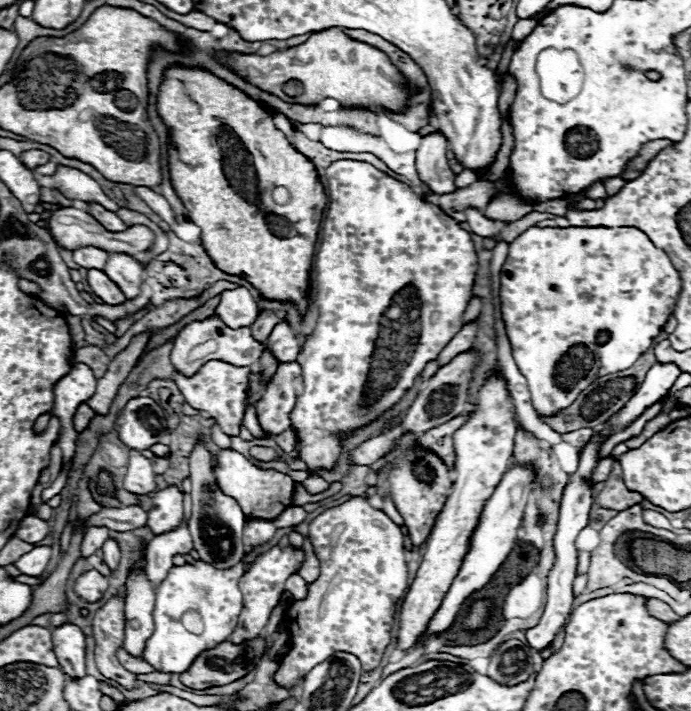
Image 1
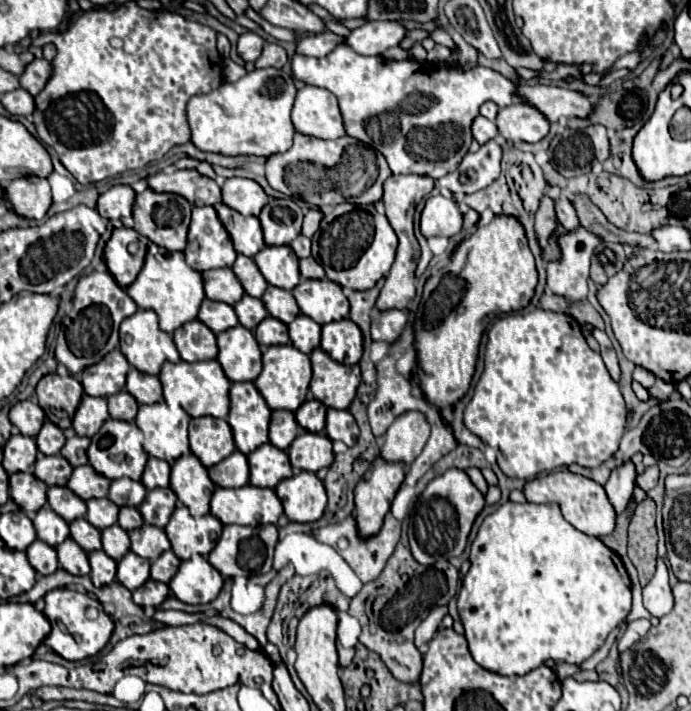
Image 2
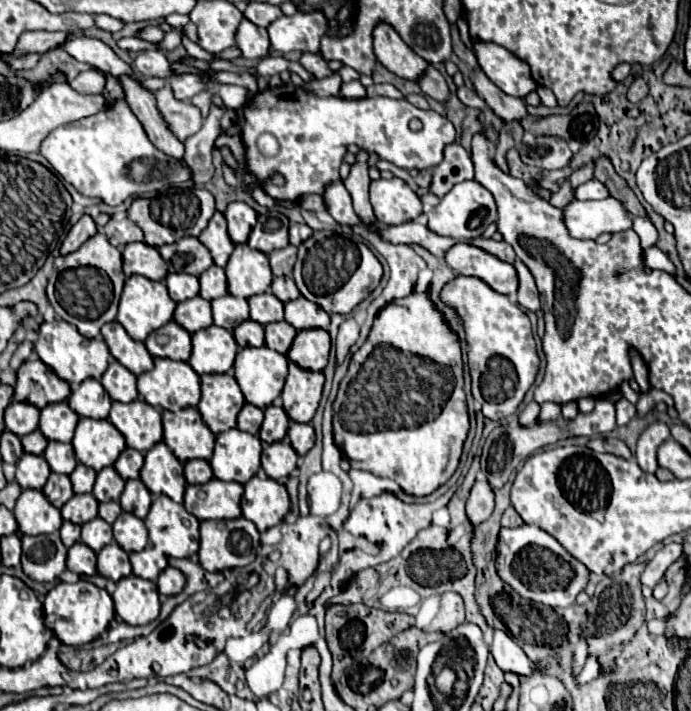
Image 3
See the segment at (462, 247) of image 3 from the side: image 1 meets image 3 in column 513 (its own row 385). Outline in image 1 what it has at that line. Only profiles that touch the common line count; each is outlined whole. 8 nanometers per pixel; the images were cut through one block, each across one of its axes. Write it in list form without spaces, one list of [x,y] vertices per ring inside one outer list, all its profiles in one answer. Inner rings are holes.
[[[298,362],[280,364],[276,374],[266,384],[266,392],[256,404],[258,422],[266,438],[274,438],[290,428],[288,414],[296,402],[296,384],[300,372]]]

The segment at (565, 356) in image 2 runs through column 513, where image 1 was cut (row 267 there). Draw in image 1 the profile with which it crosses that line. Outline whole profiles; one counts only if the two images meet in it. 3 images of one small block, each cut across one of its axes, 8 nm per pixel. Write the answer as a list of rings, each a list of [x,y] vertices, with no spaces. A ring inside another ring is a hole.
[[[336,160],[326,168],[326,180],[328,180],[328,210],[322,222],[322,242],[318,246],[314,270],[316,270],[316,304],[320,308],[320,318],[318,326],[314,330],[314,336],[306,340],[306,344],[300,348],[296,362],[302,368],[302,394],[298,396],[292,412],[290,412],[290,422],[292,430],[296,432],[298,440],[298,456],[306,464],[310,476],[318,476],[318,468],[332,470],[340,458],[340,434],[352,434],[354,430],[372,424],[378,420],[388,408],[400,402],[400,398],[414,386],[414,380],[422,374],[426,362],[434,360],[440,350],[452,340],[452,336],[460,330],[462,326],[462,314],[472,298],[472,286],[476,278],[476,268],[478,268],[478,258],[474,250],[474,242],[466,230],[460,228],[456,220],[446,216],[438,206],[432,206],[424,200],[420,200],[410,186],[396,182],[388,174],[376,170],[368,162],[356,162],[356,160]]]

